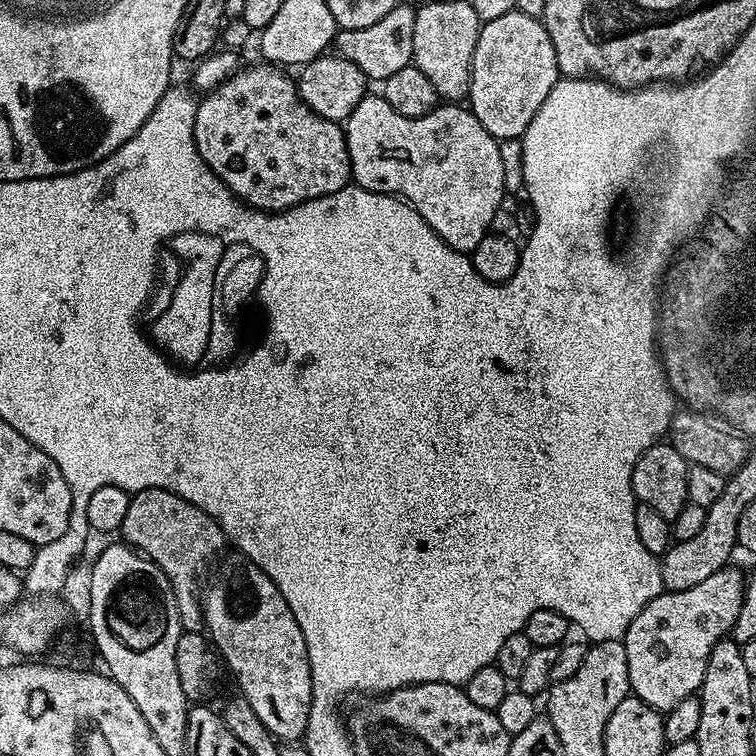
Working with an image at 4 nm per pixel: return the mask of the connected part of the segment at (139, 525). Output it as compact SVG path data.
M147 488L132 496L130 510L126 510L126 518L122 518L119 535L123 543L155 563L169 580L173 588L174 602L177 603L178 622L181 629L185 632L203 633L205 631L204 609L202 607L202 583L200 584L199 576L207 570L208 563L223 550L224 544L226 545L225 534L218 526L218 522L214 522L210 514L186 502L186 498L182 498L176 492L161 488Z

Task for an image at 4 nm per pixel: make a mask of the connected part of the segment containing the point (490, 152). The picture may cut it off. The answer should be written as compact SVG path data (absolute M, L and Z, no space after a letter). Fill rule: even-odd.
M365 94L348 115L346 135L352 163L352 180L360 187L407 200L455 252L470 254L478 246L478 242L489 235L491 228L488 227L491 226L500 203L506 200L499 154L500 141L489 134L482 122L478 122L471 107L444 102L424 116L410 118L398 114L398 110L394 110L394 106L390 106L383 95Z

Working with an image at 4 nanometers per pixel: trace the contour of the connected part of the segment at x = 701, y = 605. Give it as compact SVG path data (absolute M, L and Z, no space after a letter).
M725 566L717 570L714 574L710 574L710 578L706 578L706 582L698 582L698 586L690 586L690 590L682 590L681 592L661 592L658 598L654 598L645 606L638 614L638 618L634 618L634 622L630 622L630 630L626 630L623 638L623 646L626 650L626 662L628 663L628 682L631 691L642 701L646 702L650 707L656 709L661 714L667 714L671 708L678 706L678 702L695 697L700 690L700 683L706 674L706 662L710 658L710 650L719 640L725 639L731 633L732 627L736 625L738 614L742 610L742 602L744 601L745 577L740 576L740 572L733 566Z

